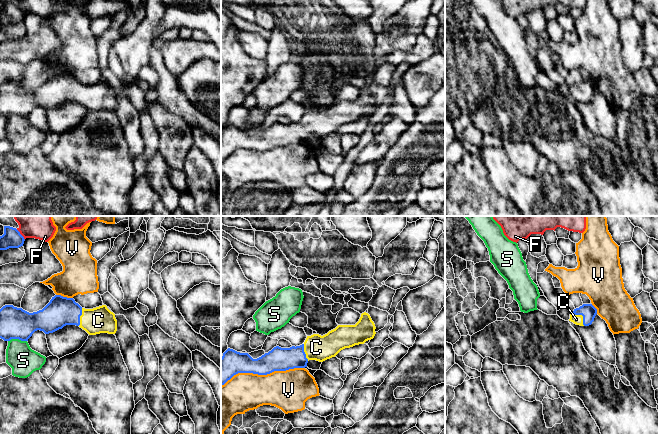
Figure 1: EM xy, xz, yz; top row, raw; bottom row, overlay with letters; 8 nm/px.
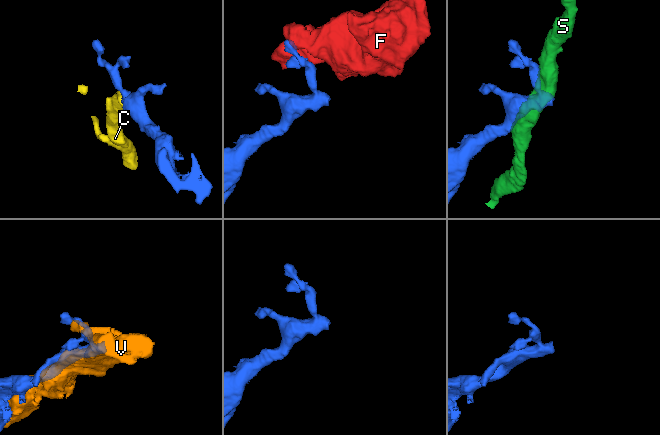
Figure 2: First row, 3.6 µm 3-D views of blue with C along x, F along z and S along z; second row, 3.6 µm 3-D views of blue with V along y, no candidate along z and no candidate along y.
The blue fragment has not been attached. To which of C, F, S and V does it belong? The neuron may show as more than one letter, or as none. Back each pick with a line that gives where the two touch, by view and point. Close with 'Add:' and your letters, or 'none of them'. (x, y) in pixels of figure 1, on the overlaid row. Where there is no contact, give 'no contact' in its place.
C: meets blue in yz at (582, 315)
Add: C

